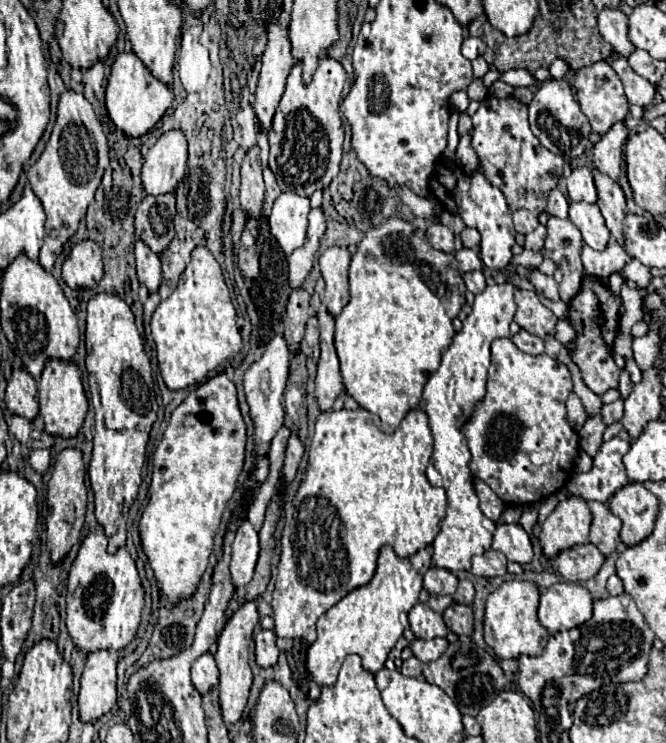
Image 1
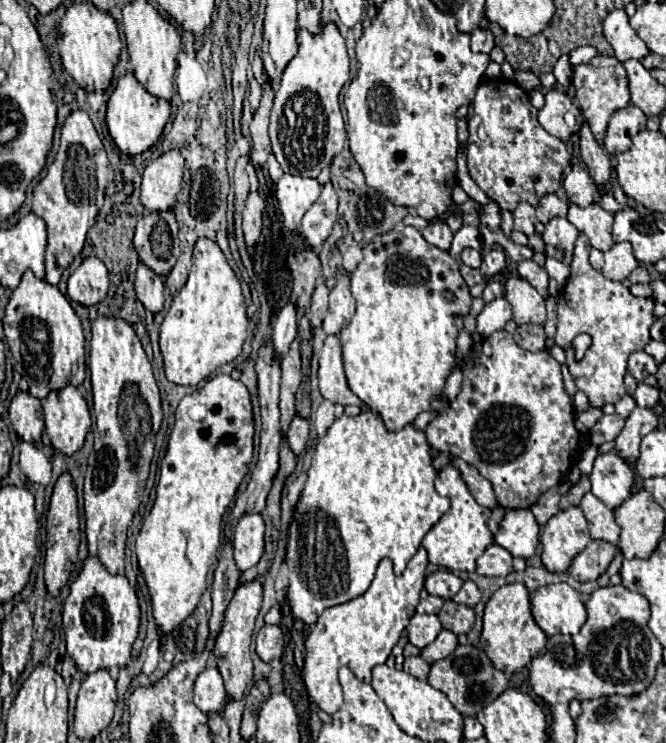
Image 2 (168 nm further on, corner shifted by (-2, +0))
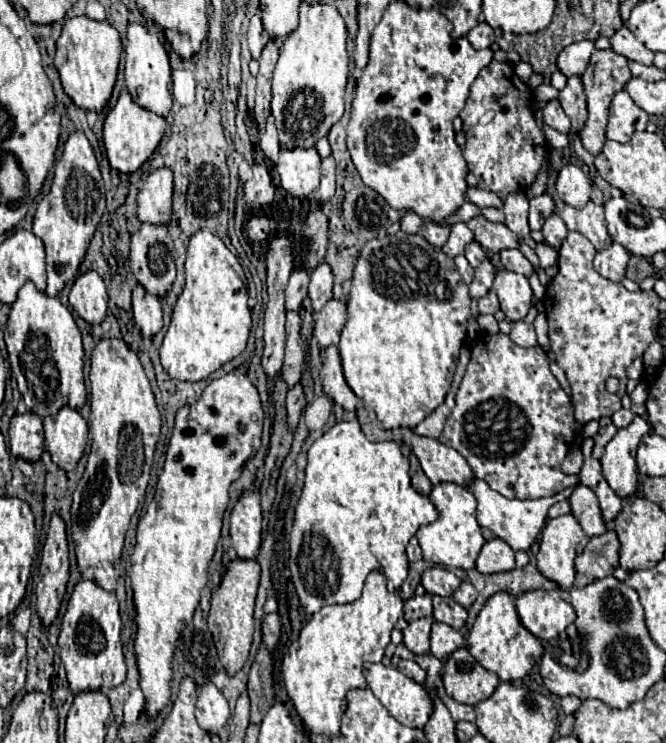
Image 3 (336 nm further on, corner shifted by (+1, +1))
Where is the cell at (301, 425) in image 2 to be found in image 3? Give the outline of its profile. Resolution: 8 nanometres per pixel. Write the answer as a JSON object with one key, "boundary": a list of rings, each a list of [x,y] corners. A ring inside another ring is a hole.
{"boundary":[[[297,383],[287,393],[287,421],[289,421],[291,431],[297,429],[297,423],[299,423],[299,417],[301,417],[301,411],[305,405],[307,405],[307,401],[303,395],[303,387]]]}

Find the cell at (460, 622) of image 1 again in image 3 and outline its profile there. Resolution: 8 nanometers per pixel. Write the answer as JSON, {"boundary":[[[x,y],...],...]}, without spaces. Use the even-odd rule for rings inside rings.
{"boundary":[[[433,597],[433,617],[435,621],[447,623],[453,629],[461,629],[467,619],[467,611],[453,601],[453,597]]]}

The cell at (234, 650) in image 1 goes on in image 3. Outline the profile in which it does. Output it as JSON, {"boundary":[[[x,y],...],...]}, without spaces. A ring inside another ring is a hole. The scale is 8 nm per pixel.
{"boundary":[[[233,559],[227,563],[225,575],[211,597],[209,631],[219,651],[221,663],[229,675],[235,675],[247,661],[253,641],[253,607],[259,585],[259,563],[253,559]]]}

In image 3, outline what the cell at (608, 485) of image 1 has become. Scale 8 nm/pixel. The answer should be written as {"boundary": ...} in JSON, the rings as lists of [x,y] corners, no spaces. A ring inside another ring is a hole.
{"boundary":[[[601,481],[595,489],[595,495],[599,499],[599,507],[601,507],[601,513],[603,513],[603,521],[609,523],[613,521],[619,511],[621,511],[621,497],[615,495],[615,491],[607,485],[607,481]]]}

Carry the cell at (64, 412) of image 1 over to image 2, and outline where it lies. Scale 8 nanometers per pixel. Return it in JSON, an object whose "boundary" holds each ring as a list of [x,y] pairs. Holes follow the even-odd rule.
{"boundary":[[[70,384],[60,390],[52,390],[42,400],[42,408],[52,446],[62,454],[78,452],[92,424],[82,392]]]}

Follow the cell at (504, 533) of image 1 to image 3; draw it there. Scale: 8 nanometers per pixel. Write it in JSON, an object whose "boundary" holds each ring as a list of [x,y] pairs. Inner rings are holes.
{"boundary":[[[473,479],[467,489],[477,497],[479,501],[479,511],[477,511],[477,517],[479,517],[479,525],[481,527],[487,527],[491,529],[499,539],[507,541],[511,545],[513,551],[529,551],[529,547],[535,543],[537,535],[541,533],[545,521],[547,521],[547,511],[553,503],[557,501],[563,501],[569,497],[571,489],[565,489],[553,497],[543,497],[543,499],[535,499],[535,501],[521,501],[521,499],[505,499],[501,493],[493,491],[483,479]]]}

